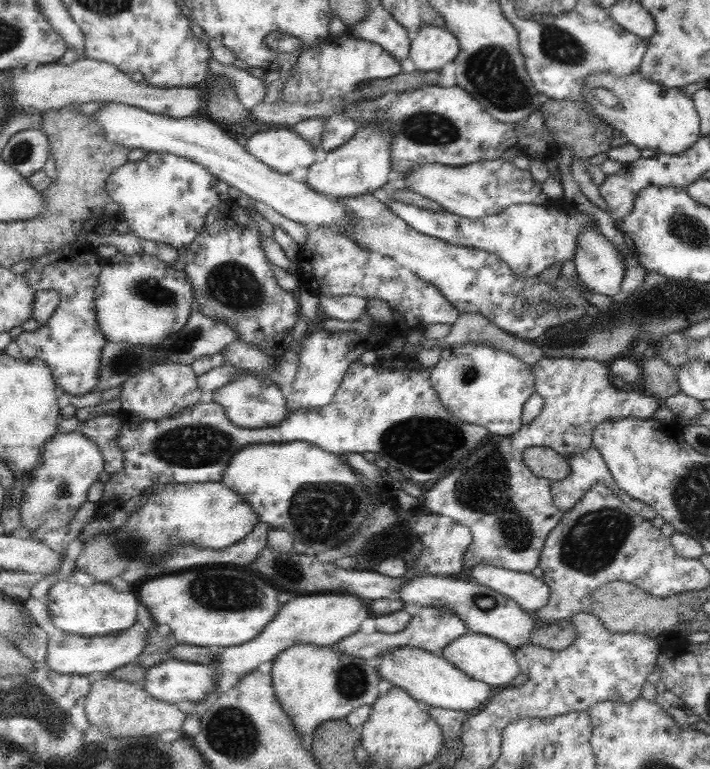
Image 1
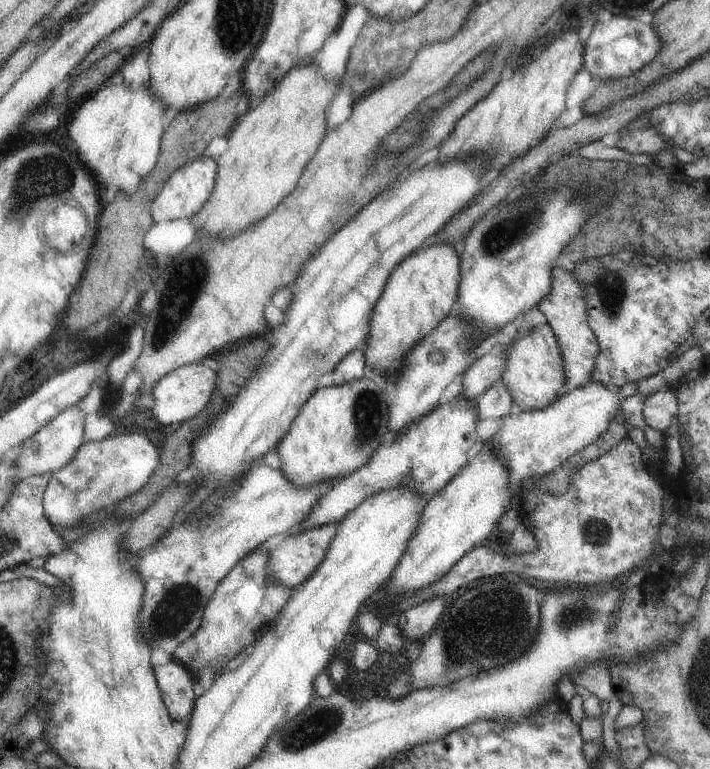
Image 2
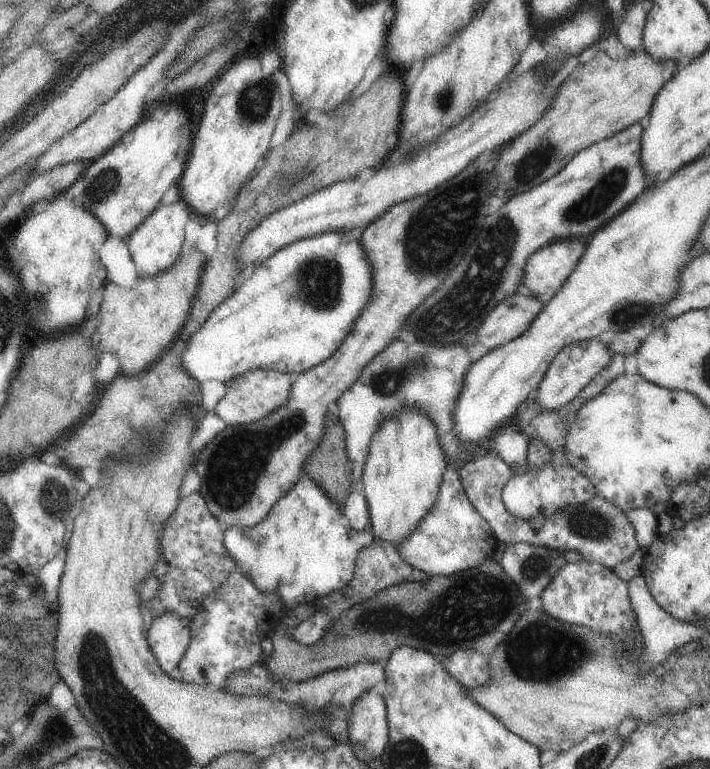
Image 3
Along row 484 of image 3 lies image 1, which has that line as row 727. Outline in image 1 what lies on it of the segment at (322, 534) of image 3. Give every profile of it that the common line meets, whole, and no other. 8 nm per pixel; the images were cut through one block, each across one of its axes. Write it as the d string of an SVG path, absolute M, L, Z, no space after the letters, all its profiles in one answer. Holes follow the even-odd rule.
M311 644L289 646L273 658L269 676L275 698L299 736L313 734L323 722L345 720L351 710L371 706L379 698L377 684L381 676L377 674L377 668L365 666L365 660L339 654L333 648L319 648Z

